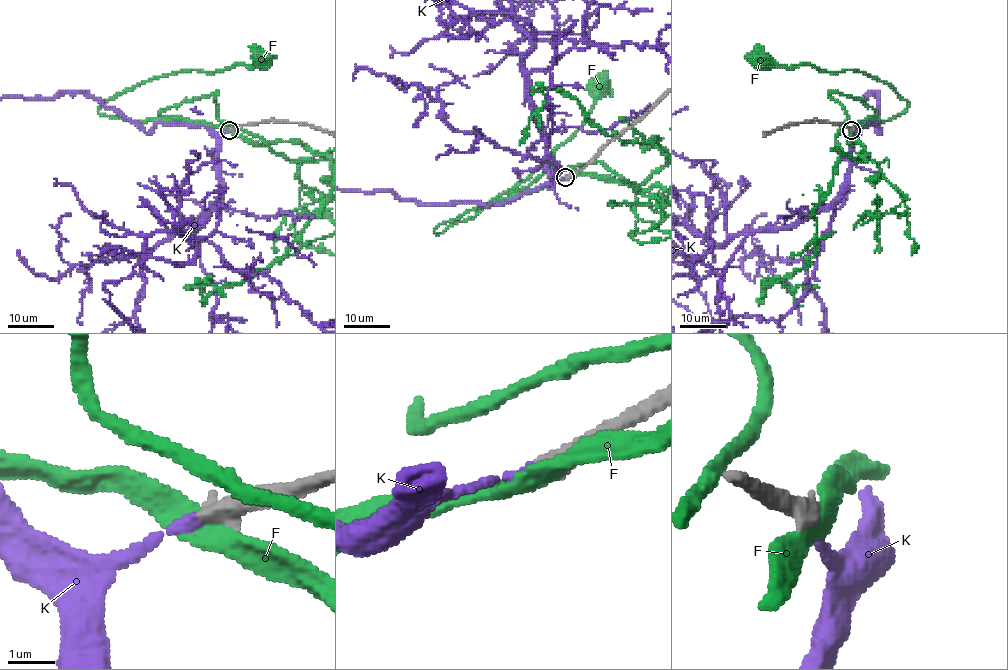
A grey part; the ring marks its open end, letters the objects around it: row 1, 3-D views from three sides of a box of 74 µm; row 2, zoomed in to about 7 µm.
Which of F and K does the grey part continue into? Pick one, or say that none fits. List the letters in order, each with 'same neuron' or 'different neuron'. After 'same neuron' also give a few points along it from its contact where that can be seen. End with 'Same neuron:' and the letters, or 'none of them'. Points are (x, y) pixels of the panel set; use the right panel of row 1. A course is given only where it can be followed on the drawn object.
F: different neuron
K: same neuron
Same neuron: K

